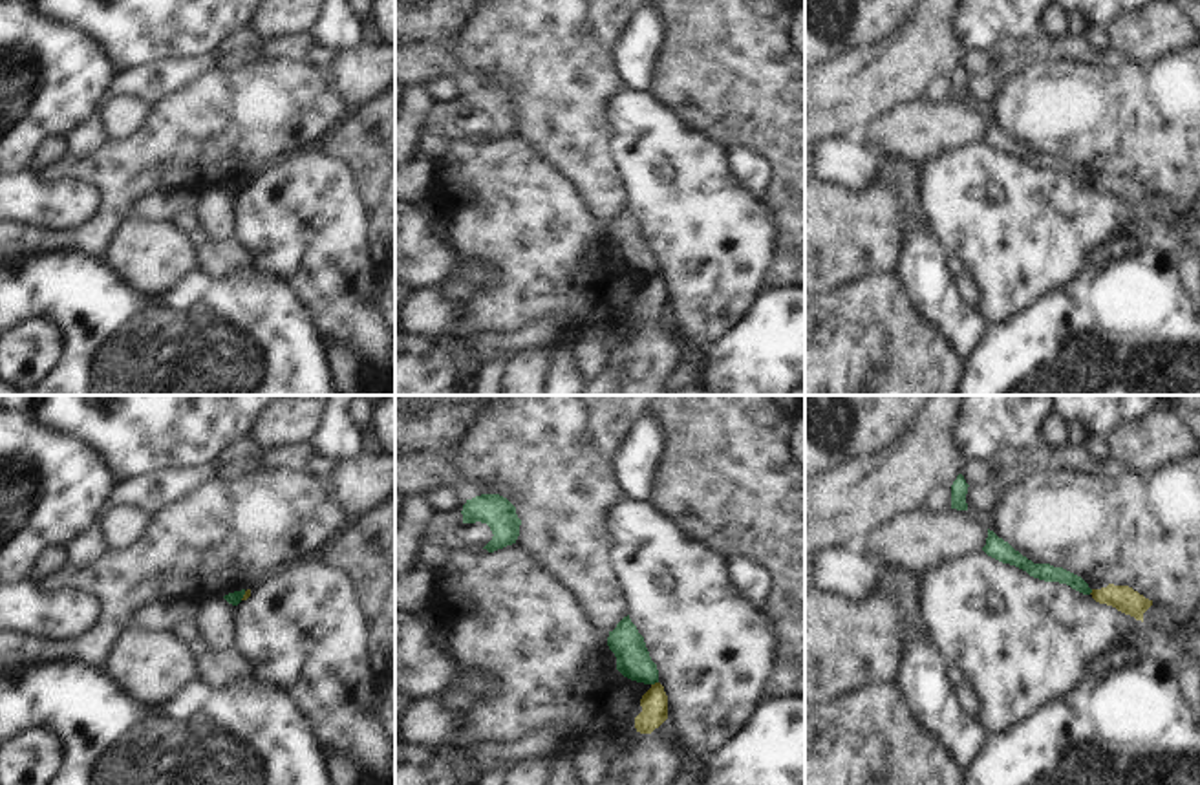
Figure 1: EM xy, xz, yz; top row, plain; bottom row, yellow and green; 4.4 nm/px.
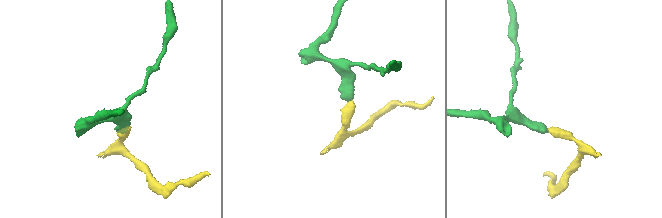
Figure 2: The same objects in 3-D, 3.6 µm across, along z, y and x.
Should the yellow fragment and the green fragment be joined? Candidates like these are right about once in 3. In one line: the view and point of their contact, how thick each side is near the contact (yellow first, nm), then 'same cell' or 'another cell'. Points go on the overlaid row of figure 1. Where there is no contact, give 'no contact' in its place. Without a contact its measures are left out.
meets yellow in xz at (655, 683); 120 nm thick on the yellow side, 150 nm on the other; another cell

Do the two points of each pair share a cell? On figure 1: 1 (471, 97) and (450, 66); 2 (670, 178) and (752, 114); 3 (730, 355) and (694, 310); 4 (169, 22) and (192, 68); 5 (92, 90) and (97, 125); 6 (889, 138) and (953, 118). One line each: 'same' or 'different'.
1: different
2: different
3: different
4: different
5: different
6: same

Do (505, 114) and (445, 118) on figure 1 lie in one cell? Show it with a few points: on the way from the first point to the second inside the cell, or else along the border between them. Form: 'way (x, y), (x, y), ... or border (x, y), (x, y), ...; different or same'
way (491, 105), (467, 105), (460, 108); same

